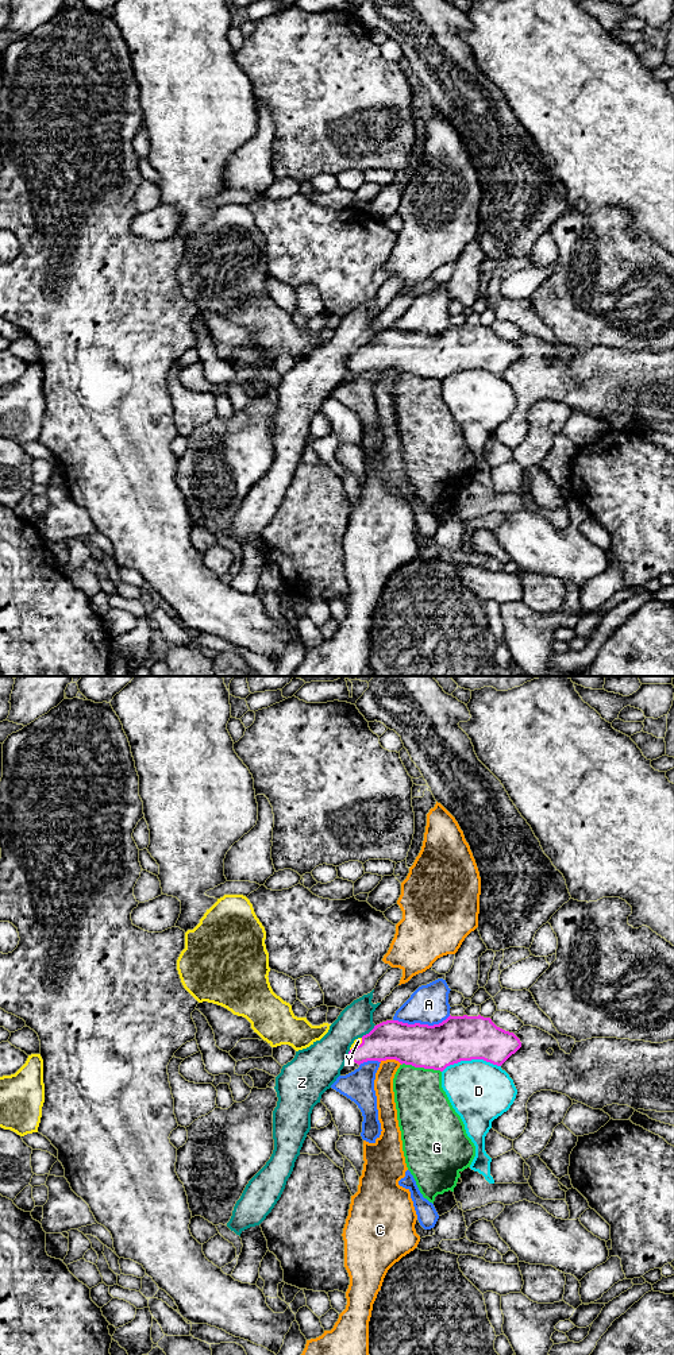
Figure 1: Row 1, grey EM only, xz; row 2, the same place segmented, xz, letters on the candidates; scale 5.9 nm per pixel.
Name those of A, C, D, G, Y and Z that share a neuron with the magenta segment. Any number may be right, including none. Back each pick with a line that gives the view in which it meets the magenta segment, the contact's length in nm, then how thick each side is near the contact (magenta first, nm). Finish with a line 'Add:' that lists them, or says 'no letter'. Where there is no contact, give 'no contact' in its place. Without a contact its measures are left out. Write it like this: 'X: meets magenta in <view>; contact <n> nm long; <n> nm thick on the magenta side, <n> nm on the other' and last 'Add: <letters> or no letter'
Y: meets magenta in xz; contact 110 nm long; 240 nm thick on the magenta side, 40 nm on the other
Add: Y

